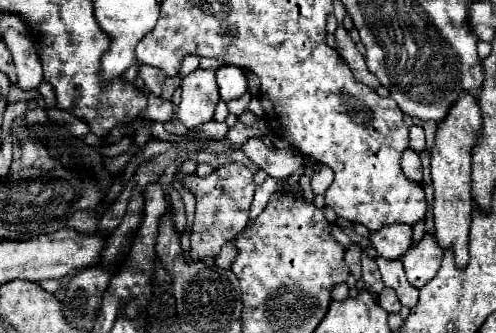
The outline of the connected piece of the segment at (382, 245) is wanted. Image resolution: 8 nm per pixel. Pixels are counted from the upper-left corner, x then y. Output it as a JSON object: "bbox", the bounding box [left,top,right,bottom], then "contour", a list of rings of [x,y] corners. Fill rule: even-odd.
{"bbox":[369,223,411,259],"contour":[[[393,223],[385,225],[379,231],[369,233],[369,241],[375,247],[377,255],[385,259],[399,259],[411,245],[411,225]]]}

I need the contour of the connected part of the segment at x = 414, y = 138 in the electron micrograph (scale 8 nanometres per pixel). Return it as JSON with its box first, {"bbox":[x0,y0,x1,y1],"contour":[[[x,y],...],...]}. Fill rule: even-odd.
{"bbox":[409,125,425,153],"contour":[[[421,125],[411,127],[411,145],[409,147],[417,153],[421,153],[425,149],[425,131],[423,131]]]}

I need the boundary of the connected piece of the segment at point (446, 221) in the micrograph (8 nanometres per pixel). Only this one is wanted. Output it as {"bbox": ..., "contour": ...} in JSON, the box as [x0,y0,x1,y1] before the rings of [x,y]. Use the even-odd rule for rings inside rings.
{"bbox":[431,91,479,267],"contour":[[[461,91],[459,99],[453,103],[453,107],[447,111],[445,119],[437,123],[435,143],[431,149],[431,177],[435,187],[435,237],[441,243],[441,247],[453,247],[455,249],[455,261],[457,267],[465,267],[469,253],[469,223],[471,223],[471,143],[475,143],[475,135],[479,135],[479,105],[477,99],[469,91]]]}

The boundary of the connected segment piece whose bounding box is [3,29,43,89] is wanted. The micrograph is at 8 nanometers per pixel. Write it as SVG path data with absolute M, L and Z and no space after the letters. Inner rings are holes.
M7 29L3 33L3 41L5 41L7 49L11 51L13 63L17 67L17 77L19 77L17 87L21 87L21 89L39 87L39 83L43 79L43 69L41 69L33 43L27 37L19 35L19 31L11 31L11 29Z

